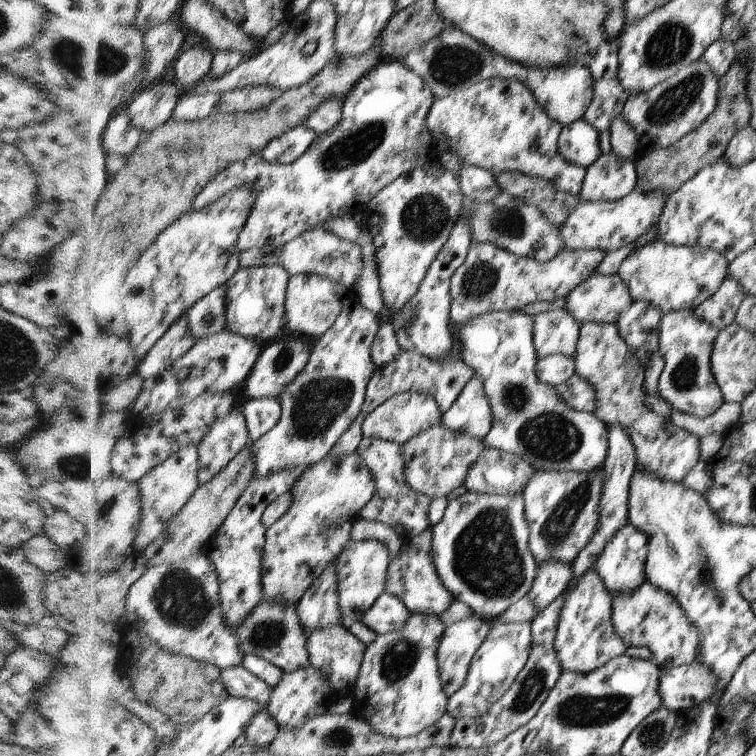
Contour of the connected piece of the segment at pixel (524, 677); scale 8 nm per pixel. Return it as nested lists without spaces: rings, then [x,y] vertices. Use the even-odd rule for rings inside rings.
[[[563,596],[556,598],[550,606],[537,614],[532,622],[533,649],[525,669],[518,674],[510,689],[493,706],[480,717],[463,717],[457,720],[451,738],[452,747],[472,747],[480,749],[497,744],[509,737],[517,729],[524,727],[531,721],[549,697],[550,690],[557,685],[563,669],[557,652],[554,649],[554,640],[557,633],[557,623],[560,621],[561,607],[565,602]]]

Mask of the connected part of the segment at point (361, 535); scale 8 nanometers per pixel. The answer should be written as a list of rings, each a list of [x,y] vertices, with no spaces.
[[[358,518],[352,524],[350,530],[351,540],[361,542],[366,540],[378,540],[383,542],[389,550],[389,556],[393,560],[404,544],[404,538],[394,532],[387,524],[381,522],[370,522]]]

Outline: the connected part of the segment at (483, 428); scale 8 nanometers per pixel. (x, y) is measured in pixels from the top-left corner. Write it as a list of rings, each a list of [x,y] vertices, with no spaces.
[[[474,376],[454,406],[443,414],[441,423],[454,433],[483,441],[492,429],[492,416],[483,381]]]

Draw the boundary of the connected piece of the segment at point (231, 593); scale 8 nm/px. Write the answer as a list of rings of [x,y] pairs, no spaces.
[[[301,467],[262,479],[256,477],[234,508],[233,514],[230,514],[229,521],[222,526],[206,548],[208,556],[217,564],[223,608],[234,632],[266,598],[263,586],[263,565],[269,532],[263,522],[266,510],[280,496],[291,492],[308,469]]]

